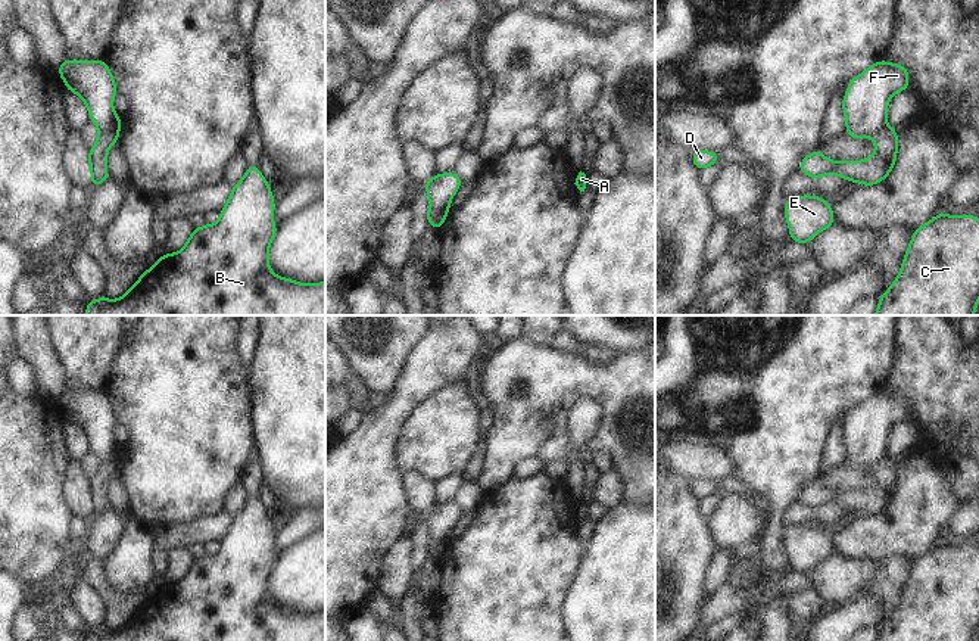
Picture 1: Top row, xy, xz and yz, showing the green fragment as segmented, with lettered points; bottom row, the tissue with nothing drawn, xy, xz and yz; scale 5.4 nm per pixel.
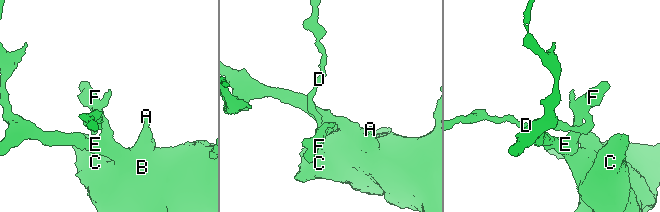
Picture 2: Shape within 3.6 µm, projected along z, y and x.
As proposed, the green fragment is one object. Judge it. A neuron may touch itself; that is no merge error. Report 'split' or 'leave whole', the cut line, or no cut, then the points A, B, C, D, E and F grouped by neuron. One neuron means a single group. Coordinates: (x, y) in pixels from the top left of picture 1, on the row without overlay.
split | xy (99, 460), (118, 461) | A B C E F / D

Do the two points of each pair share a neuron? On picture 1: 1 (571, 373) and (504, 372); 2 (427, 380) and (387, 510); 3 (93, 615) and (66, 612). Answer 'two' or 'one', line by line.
1: one
2: one
3: two

